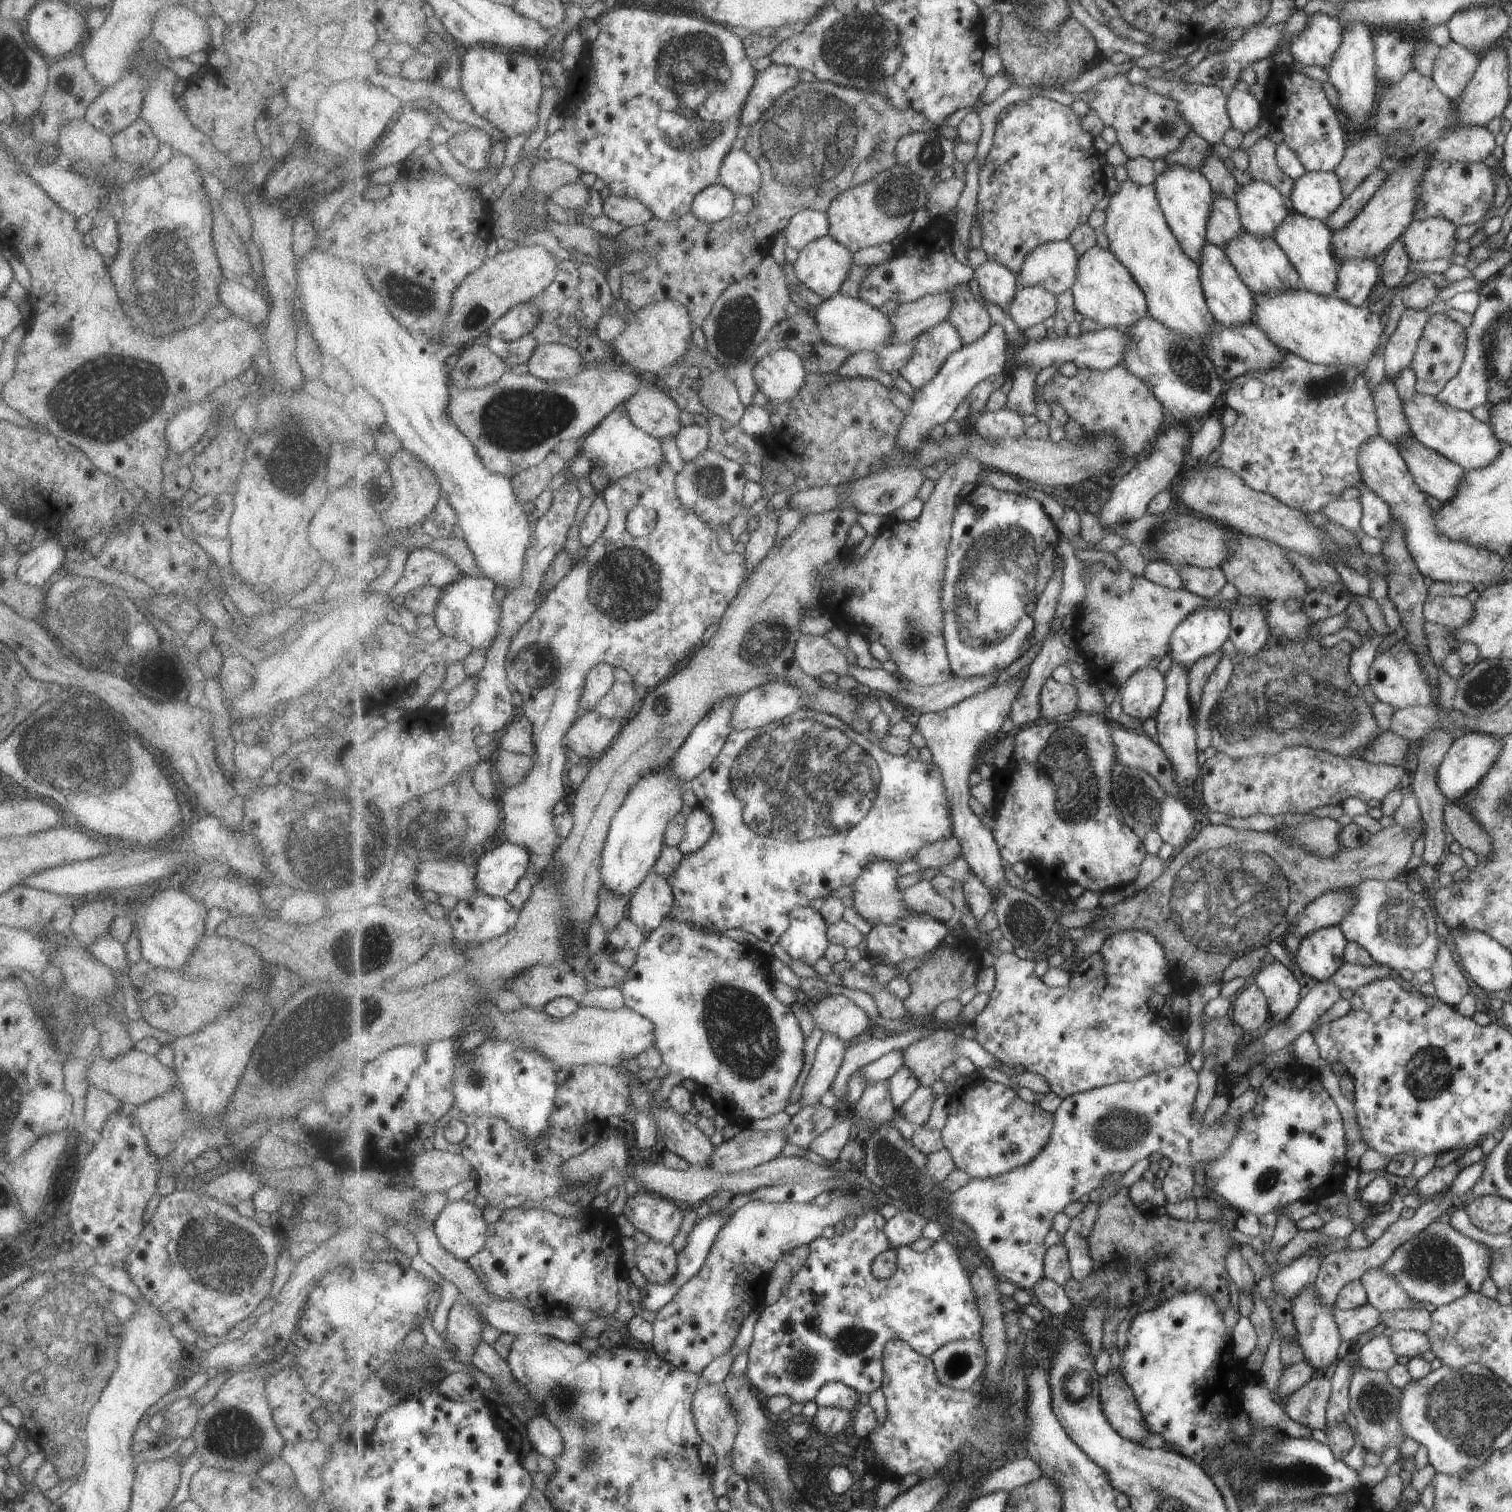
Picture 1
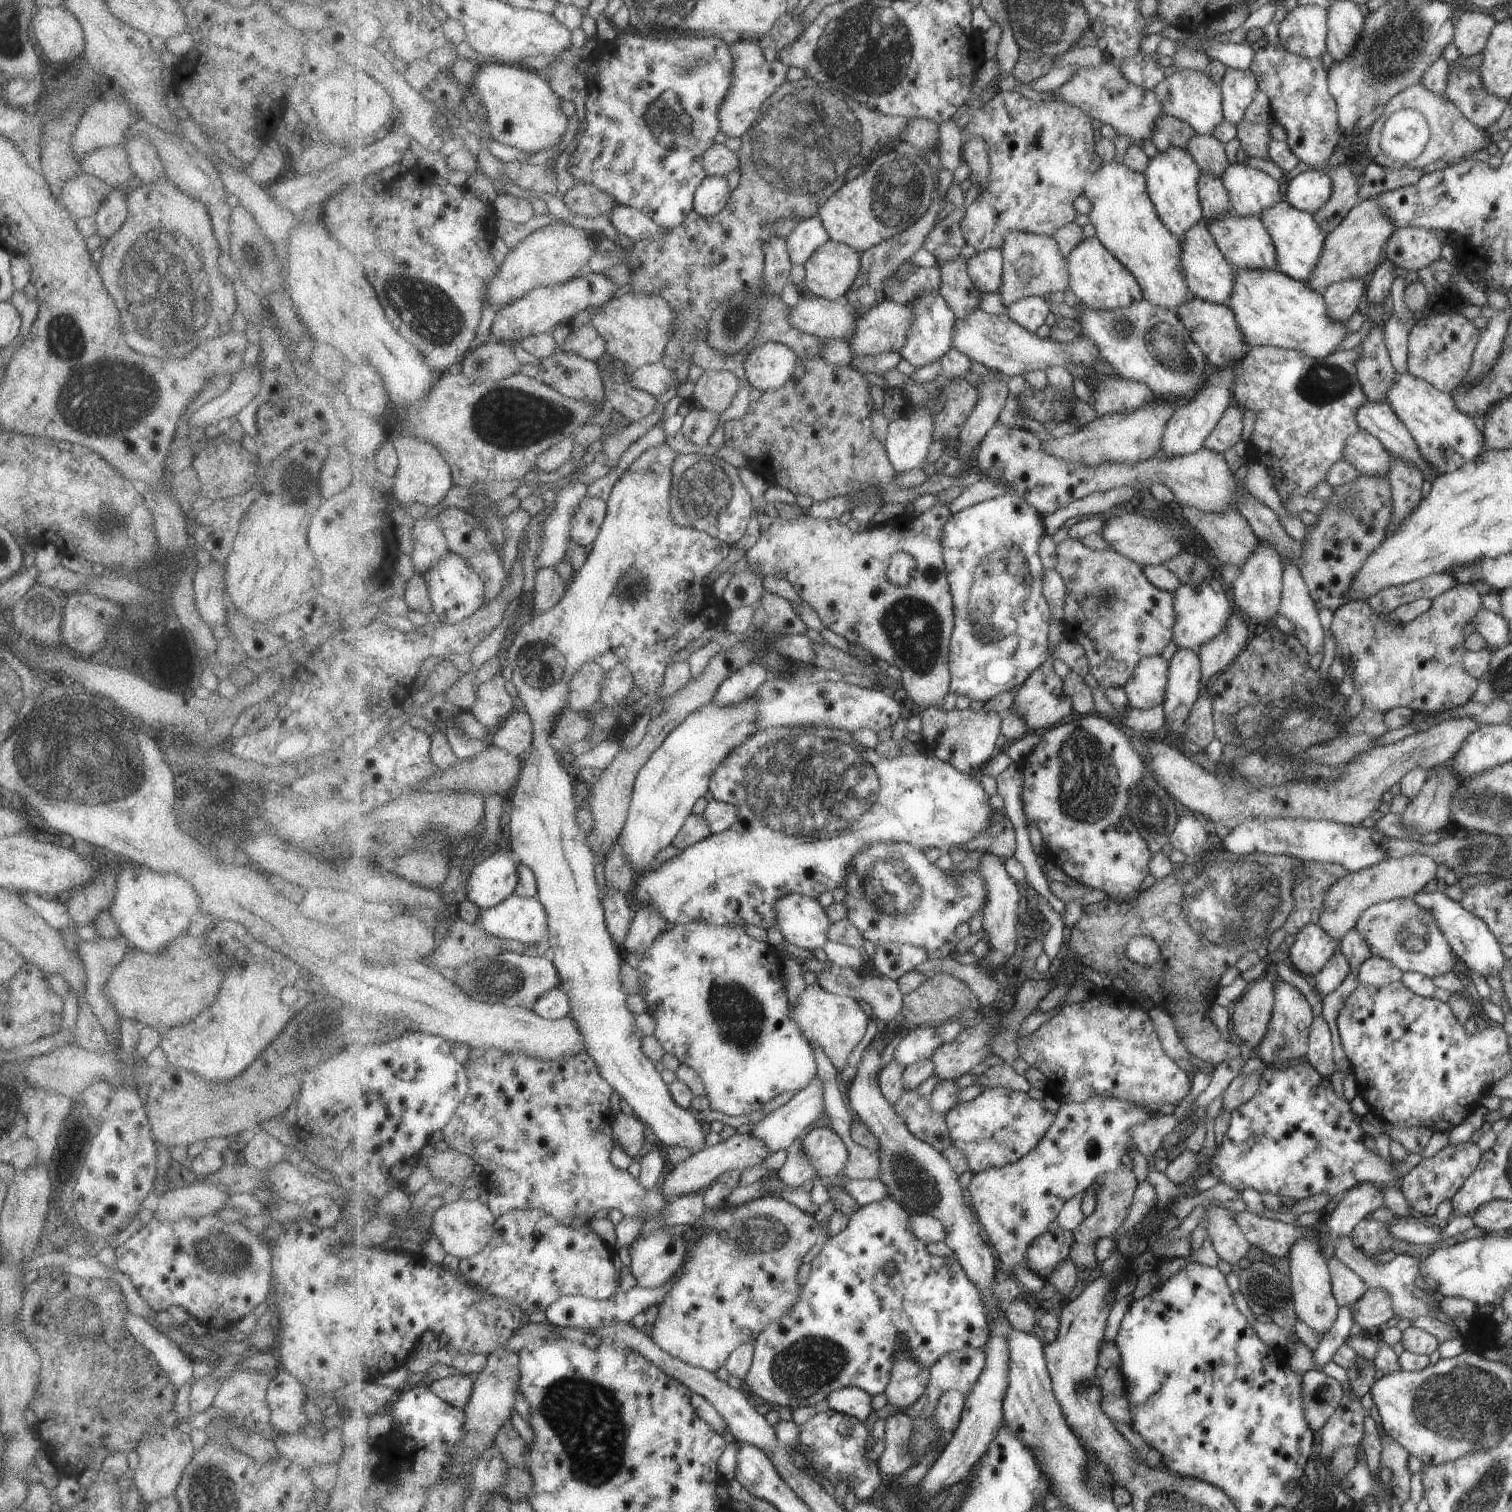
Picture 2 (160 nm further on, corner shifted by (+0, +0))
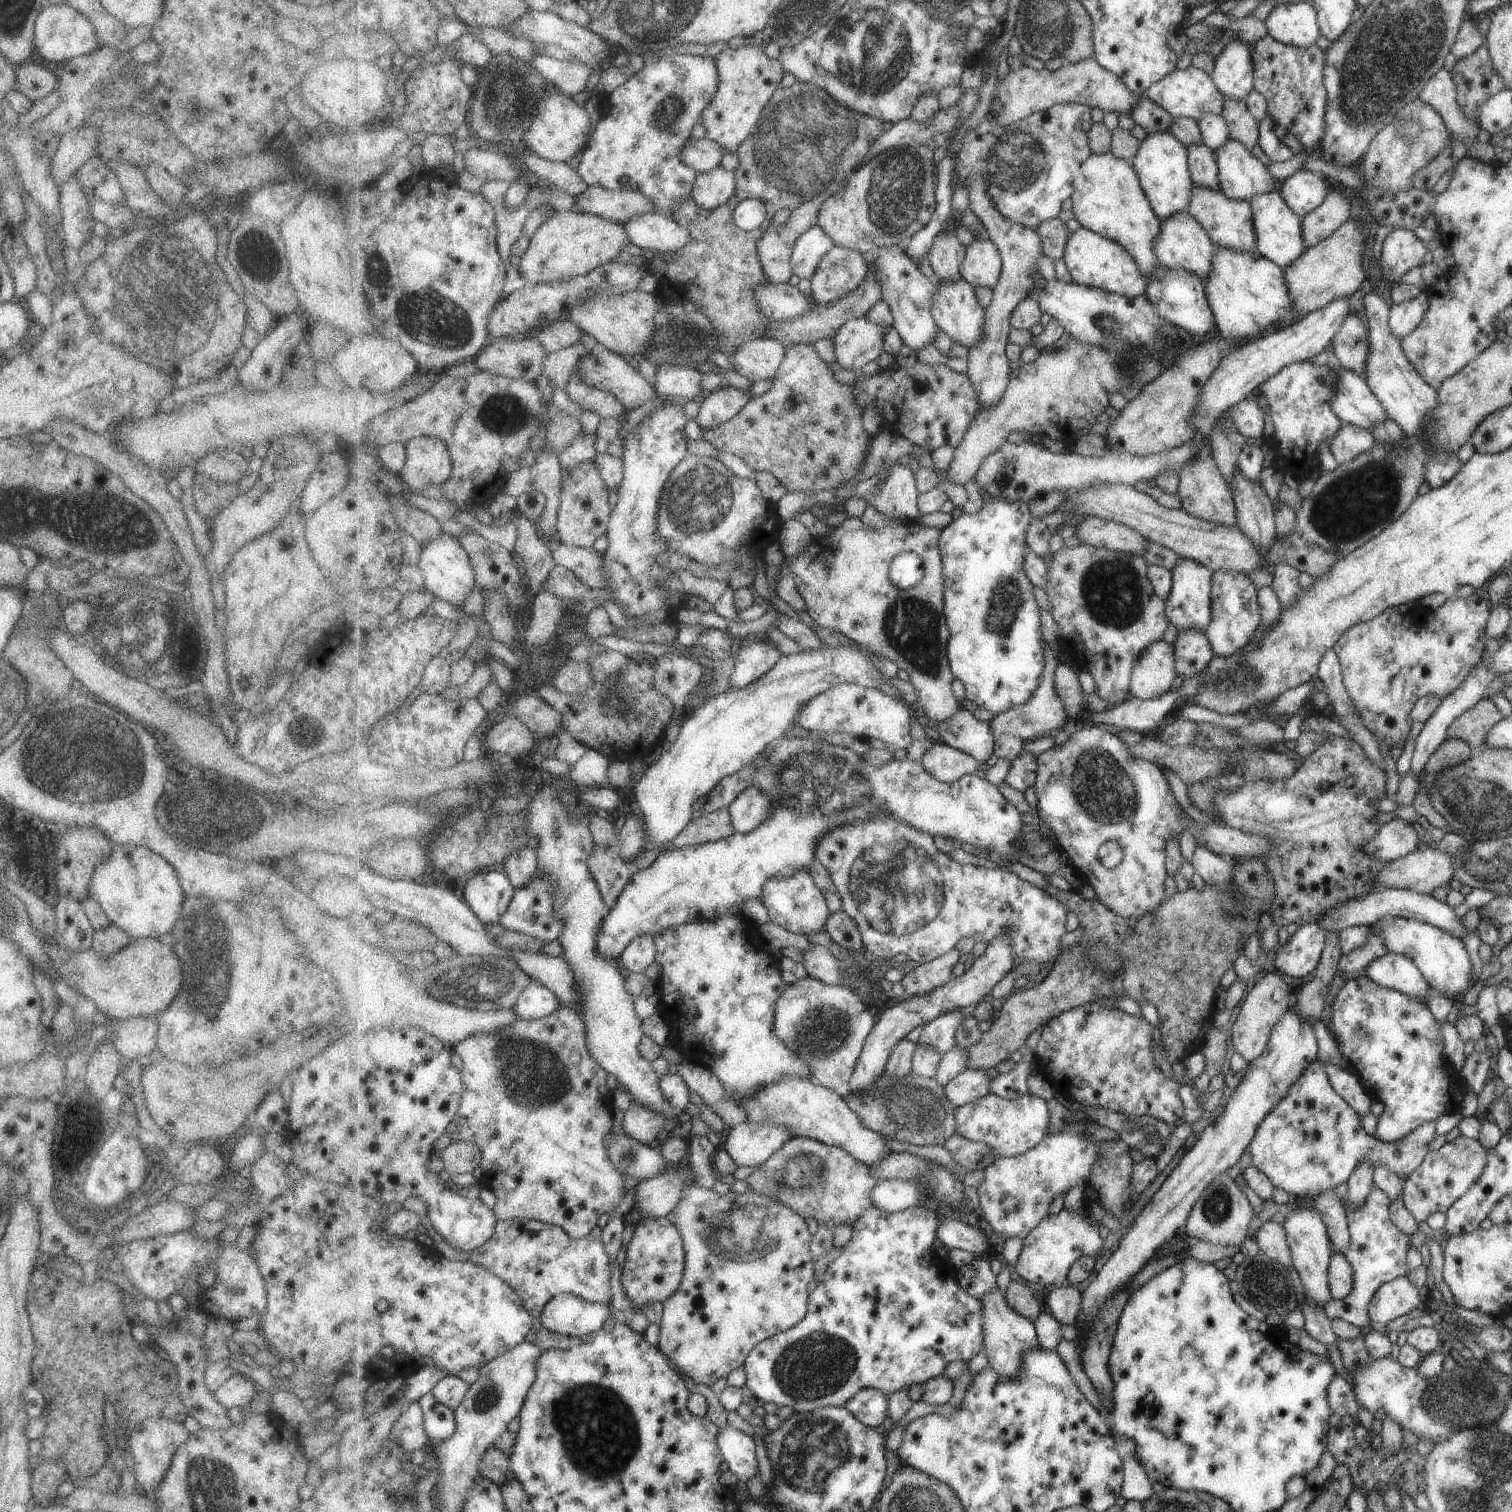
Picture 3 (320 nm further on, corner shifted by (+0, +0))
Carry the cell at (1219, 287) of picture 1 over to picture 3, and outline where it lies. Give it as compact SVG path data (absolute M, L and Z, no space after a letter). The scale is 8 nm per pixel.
M1186 210L1162 221L1156 252L1160 266L1188 271L1198 275L1205 282L1212 275L1213 258L1217 254L1217 247L1205 228L1202 228L1202 225Z

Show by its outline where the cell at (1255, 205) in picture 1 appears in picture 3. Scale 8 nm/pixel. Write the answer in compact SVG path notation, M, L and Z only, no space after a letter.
M1228 139L1215 150L1219 188L1231 199L1250 200L1273 191L1276 179L1269 167L1242 141Z

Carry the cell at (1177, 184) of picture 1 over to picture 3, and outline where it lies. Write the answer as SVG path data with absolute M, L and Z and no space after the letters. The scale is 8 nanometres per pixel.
M1168 131L1149 133L1149 137L1141 143L1133 164L1141 174L1146 192L1162 221L1176 215L1177 212L1187 210L1192 202L1194 188L1192 173L1189 171L1189 149L1173 133Z

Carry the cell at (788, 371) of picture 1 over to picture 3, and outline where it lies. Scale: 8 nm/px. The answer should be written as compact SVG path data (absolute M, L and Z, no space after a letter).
M758 337L739 347L731 356L734 370L752 381L775 380L789 348L774 337Z

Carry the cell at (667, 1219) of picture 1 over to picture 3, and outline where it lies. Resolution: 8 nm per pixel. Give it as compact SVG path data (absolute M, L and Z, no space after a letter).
M560 1005L549 1016L539 1019L518 1019L497 1033L482 1033L469 1036L466 1040L454 1046L456 1052L464 1060L463 1076L465 1078L465 1095L462 1099L458 1116L458 1130L461 1139L474 1141L483 1150L482 1182L492 1189L499 1198L494 1210L500 1221L510 1219L530 1219L544 1221L551 1225L558 1225L566 1229L575 1239L590 1236L598 1226L598 1220L609 1214L624 1200L628 1187L632 1184L625 1174L617 1168L608 1148L608 1136L614 1128L615 1092L608 1086L608 1071L604 1065L594 1058L589 1047L589 1028L582 1014L574 1008Z

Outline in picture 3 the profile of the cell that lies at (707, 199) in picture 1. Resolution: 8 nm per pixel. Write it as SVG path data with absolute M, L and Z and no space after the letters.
M720 166L701 173L694 190L695 199L707 209L725 205L737 191L737 173Z

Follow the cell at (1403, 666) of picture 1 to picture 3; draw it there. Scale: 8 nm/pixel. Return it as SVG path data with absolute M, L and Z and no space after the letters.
M1475 593L1468 598L1448 597L1436 610L1421 606L1407 615L1400 614L1398 607L1390 607L1373 619L1350 627L1333 649L1341 664L1344 686L1367 729L1384 740L1391 749L1397 742L1406 741L1413 723L1409 712L1416 701L1425 694L1436 694L1442 702L1472 674L1484 652L1487 641L1485 628L1491 614L1490 601Z

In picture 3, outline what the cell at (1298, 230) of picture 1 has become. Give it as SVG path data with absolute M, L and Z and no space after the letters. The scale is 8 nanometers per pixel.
M1276 190L1256 195L1249 200L1253 211L1254 226L1257 234L1256 252L1274 261L1283 269L1296 262L1306 250L1302 222L1304 218L1296 214L1286 204L1284 197Z

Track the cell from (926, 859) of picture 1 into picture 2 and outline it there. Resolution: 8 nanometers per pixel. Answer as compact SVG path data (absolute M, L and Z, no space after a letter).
M999 811L993 814L993 825L979 837L962 846L965 852L980 851L982 854L996 853L1006 859L1017 856L1019 840L1017 828L1011 816Z

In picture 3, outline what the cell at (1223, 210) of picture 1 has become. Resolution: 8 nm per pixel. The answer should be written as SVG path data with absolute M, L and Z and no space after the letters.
M1204 143L1191 144L1188 149L1189 171L1192 173L1193 184L1214 190L1220 189L1215 151Z

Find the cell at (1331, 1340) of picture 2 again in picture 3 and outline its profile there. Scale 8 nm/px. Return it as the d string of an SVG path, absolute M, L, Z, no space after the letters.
M1374 1186L1366 1197L1364 1204L1357 1206L1355 1209L1347 1210L1348 1228L1351 1237L1349 1245L1343 1250L1342 1254L1353 1266L1355 1279L1353 1290L1349 1292L1348 1296L1340 1300L1332 1298L1325 1304L1324 1310L1330 1320L1339 1318L1357 1327L1371 1327L1369 1304L1378 1288L1382 1284L1410 1272L1409 1266L1406 1266L1408 1235L1404 1234L1402 1230L1398 1230L1390 1222L1388 1204L1390 1204L1390 1197L1382 1192L1382 1189Z

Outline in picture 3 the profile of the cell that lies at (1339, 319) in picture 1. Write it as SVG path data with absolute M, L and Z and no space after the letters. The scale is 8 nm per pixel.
M1217 247L1212 275L1204 284L1216 331L1224 338L1246 342L1249 337L1264 336L1304 318L1296 315L1293 310L1293 300L1283 268L1256 251L1238 252Z

